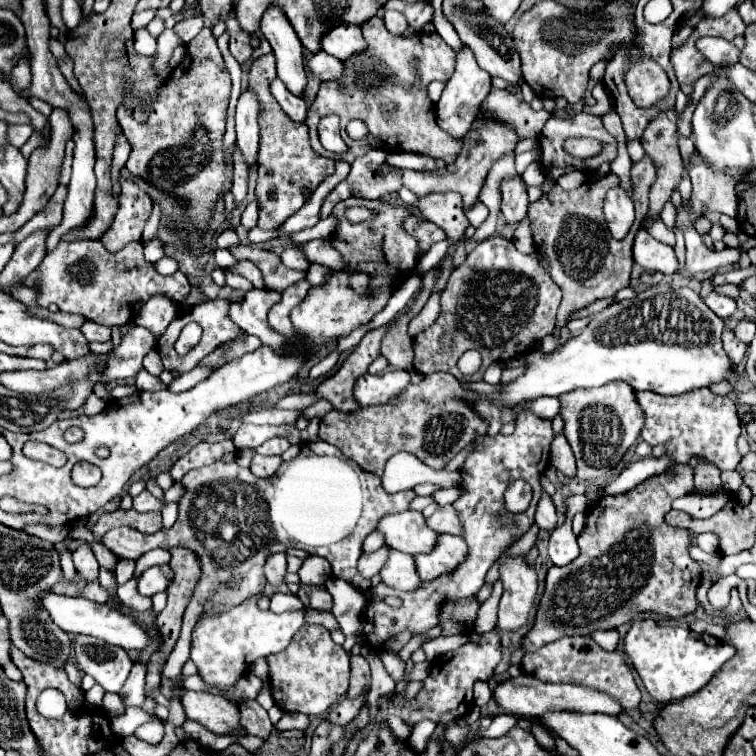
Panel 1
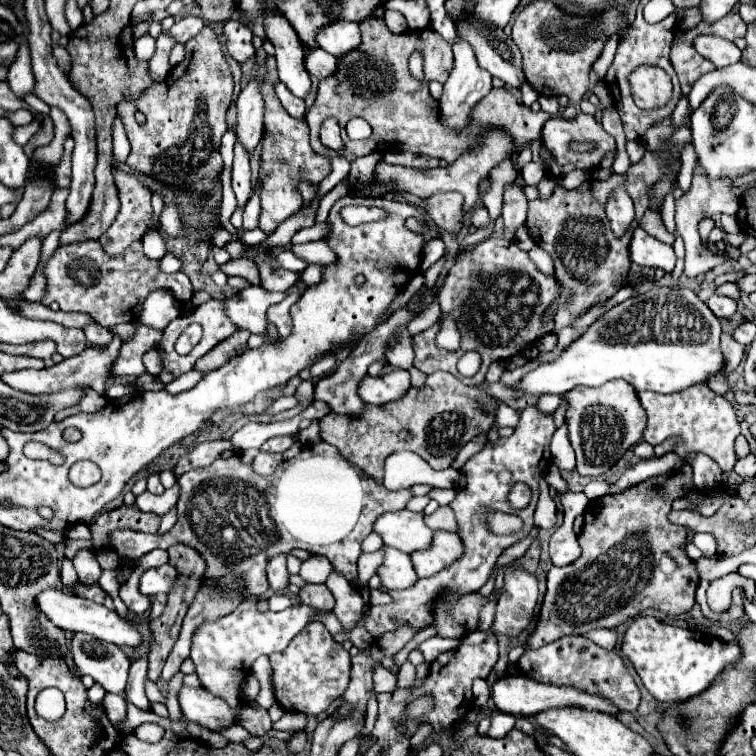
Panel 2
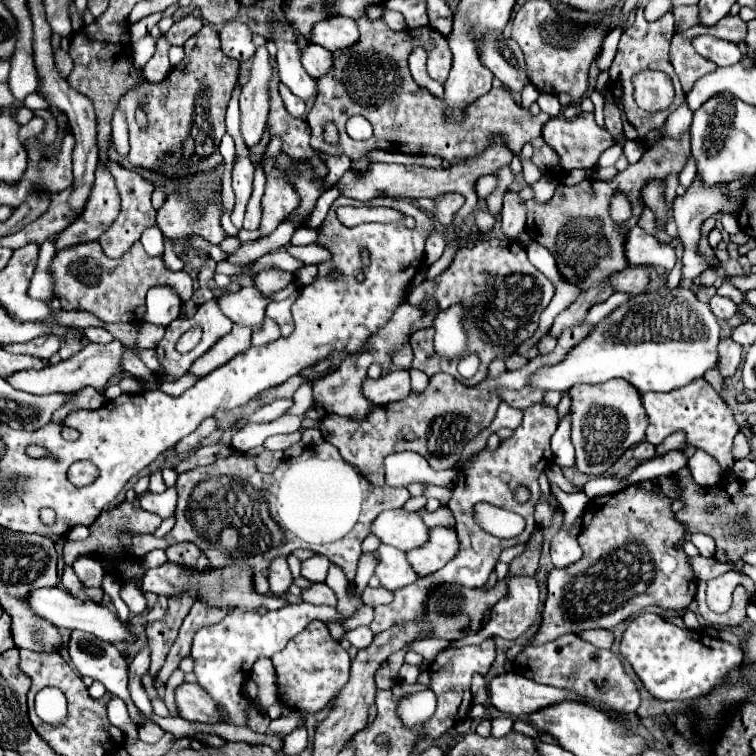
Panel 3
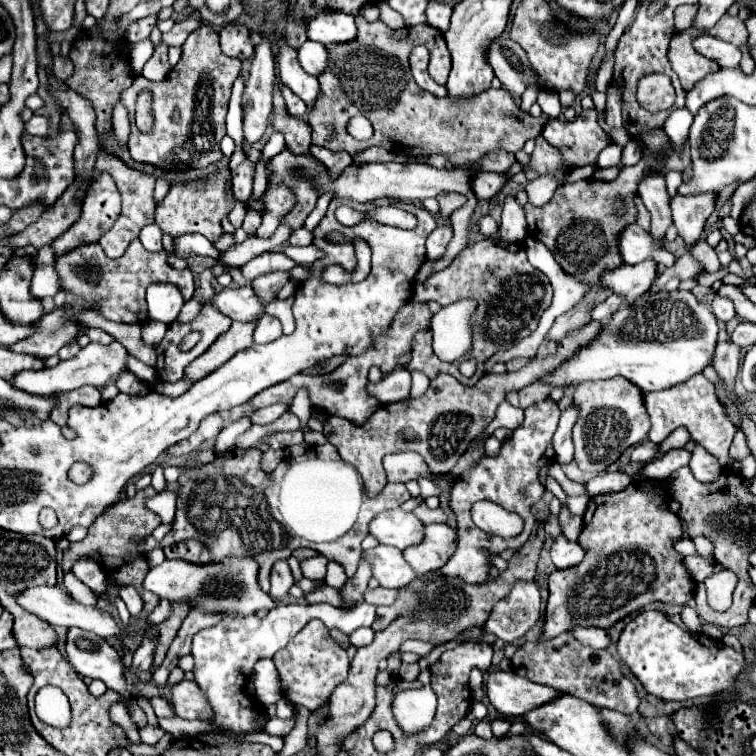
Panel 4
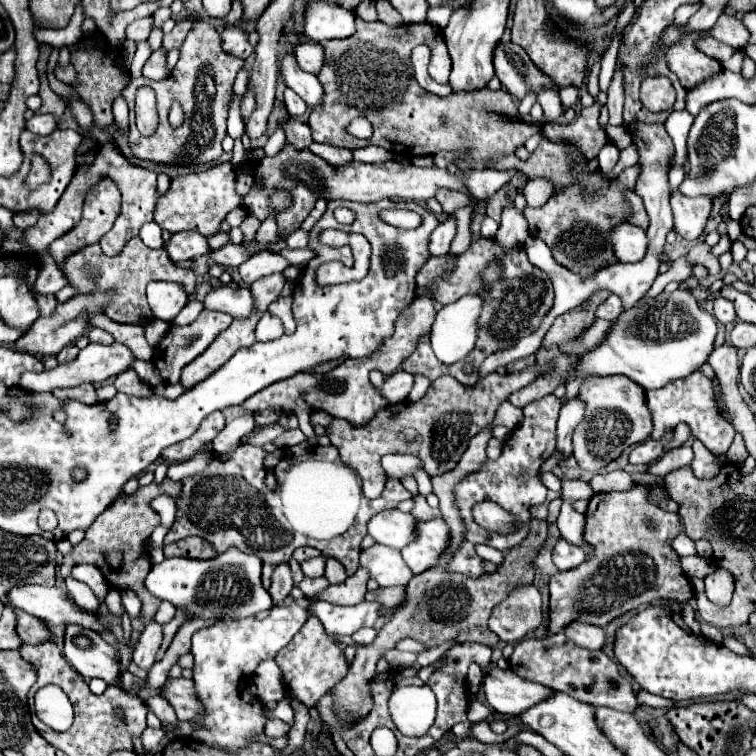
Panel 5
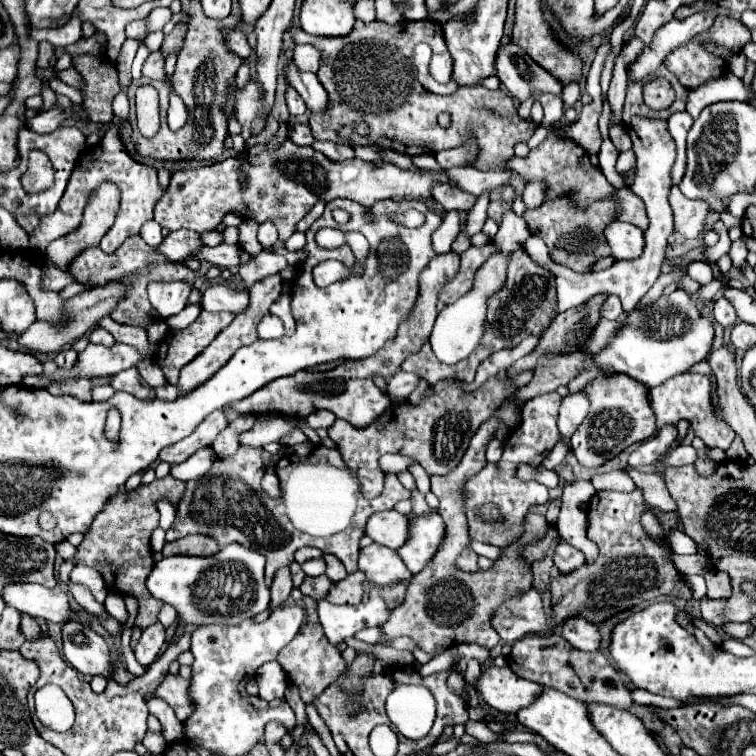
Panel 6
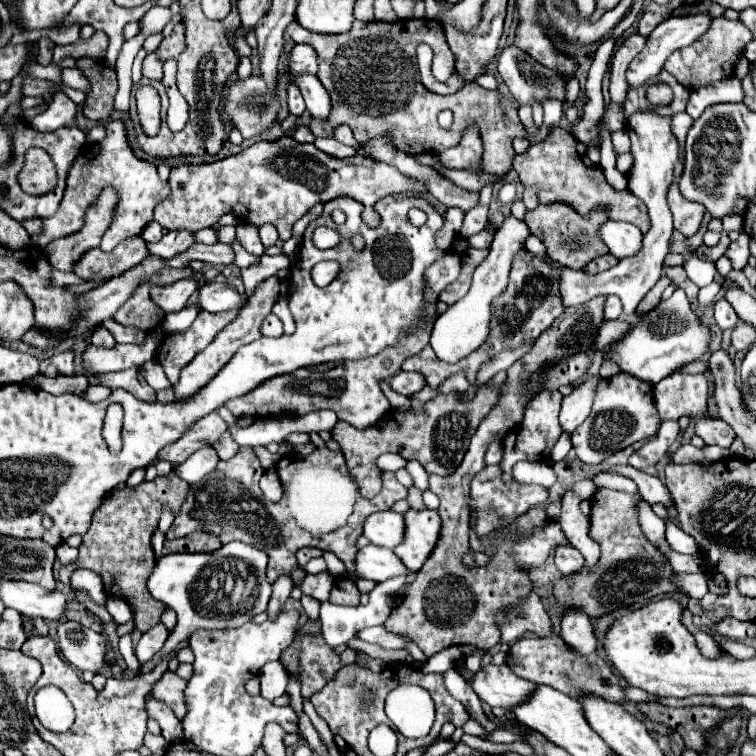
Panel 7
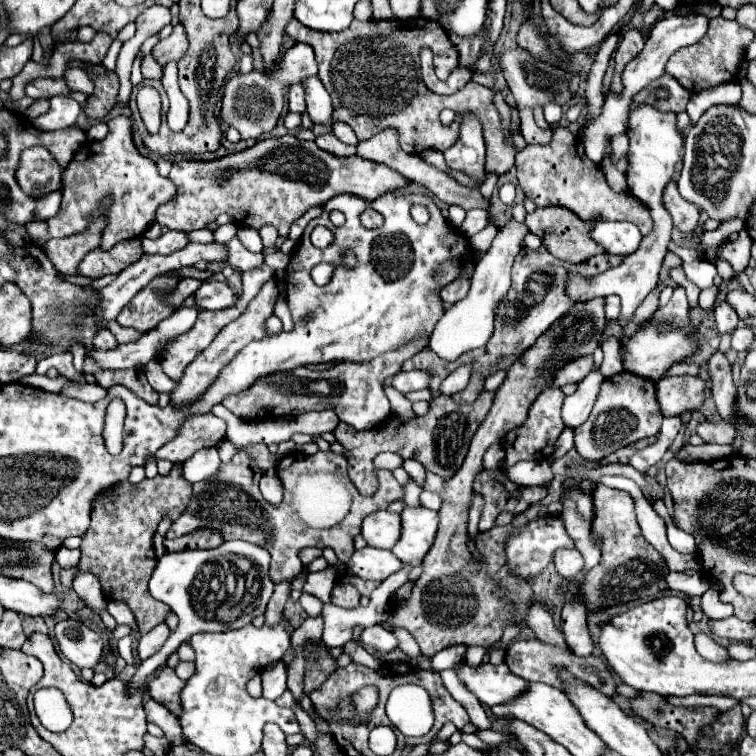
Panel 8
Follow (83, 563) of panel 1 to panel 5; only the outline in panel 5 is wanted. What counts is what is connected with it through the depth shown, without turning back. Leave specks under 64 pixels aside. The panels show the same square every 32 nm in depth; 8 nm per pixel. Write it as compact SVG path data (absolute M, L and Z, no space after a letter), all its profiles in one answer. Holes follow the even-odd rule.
M76 564L72 568L72 578L78 580L78 582L84 582L92 588L92 592L96 594L96 598L100 602L104 602L106 594L108 594L108 586L106 586L106 580L102 576L102 572L96 568L96 566L90 566L90 564Z

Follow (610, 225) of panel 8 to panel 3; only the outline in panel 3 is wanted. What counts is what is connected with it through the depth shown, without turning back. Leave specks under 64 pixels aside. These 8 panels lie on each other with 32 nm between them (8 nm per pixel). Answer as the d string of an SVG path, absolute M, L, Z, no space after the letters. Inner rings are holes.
M640 226L628 230L624 240L624 256L630 266L652 264L672 270L676 264L676 254L668 244L658 242L654 236L646 234Z

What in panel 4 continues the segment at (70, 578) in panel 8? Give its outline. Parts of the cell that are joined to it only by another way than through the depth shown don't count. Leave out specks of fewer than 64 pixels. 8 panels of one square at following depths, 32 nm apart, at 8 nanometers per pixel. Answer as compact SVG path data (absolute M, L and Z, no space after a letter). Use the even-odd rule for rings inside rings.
M148 486L144 490L138 490L134 498L124 498L118 504L110 506L88 528L88 536L82 542L70 544L70 548L68 548L68 552L64 554L62 560L62 572L64 574L69 572L72 564L78 562L78 560L94 560L94 562L98 562L102 566L108 580L112 580L116 586L134 586L140 592L142 600L144 600L144 616L150 616L154 612L156 604L160 602L160 598L154 596L148 590L144 590L144 594L142 594L142 580L144 580L144 576L148 574L150 568L148 568L146 556L138 550L138 542L142 538L150 536L152 530L160 524L158 514L154 514L152 510L146 508L146 500L150 496L156 496L156 490L152 486Z

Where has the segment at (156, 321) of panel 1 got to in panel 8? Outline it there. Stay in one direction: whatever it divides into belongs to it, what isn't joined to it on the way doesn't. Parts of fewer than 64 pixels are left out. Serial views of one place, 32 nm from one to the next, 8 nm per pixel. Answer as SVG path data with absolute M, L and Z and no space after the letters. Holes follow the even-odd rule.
M190 278L190 280L180 280L176 292L172 292L172 298L170 298L168 302L170 302L172 306L180 308L180 304L200 288L200 284L202 284L202 282L200 282L200 280L194 280L194 278Z

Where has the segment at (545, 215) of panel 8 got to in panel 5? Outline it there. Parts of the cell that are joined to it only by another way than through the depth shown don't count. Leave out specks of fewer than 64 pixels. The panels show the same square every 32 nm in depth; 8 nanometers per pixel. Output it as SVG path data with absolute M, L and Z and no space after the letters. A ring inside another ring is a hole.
M632 166L624 170L618 176L618 182L612 182L612 186L606 192L600 192L596 196L586 196L582 194L580 186L570 186L564 192L558 192L552 196L544 206L540 208L528 208L524 210L524 216L530 226L530 234L542 238L548 248L552 250L552 256L558 264L566 266L568 270L580 274L580 276L590 276L598 272L602 262L618 262L612 246L608 242L608 232L612 226L624 222L624 208L626 202L622 198L624 190L632 190L636 184L640 168Z

